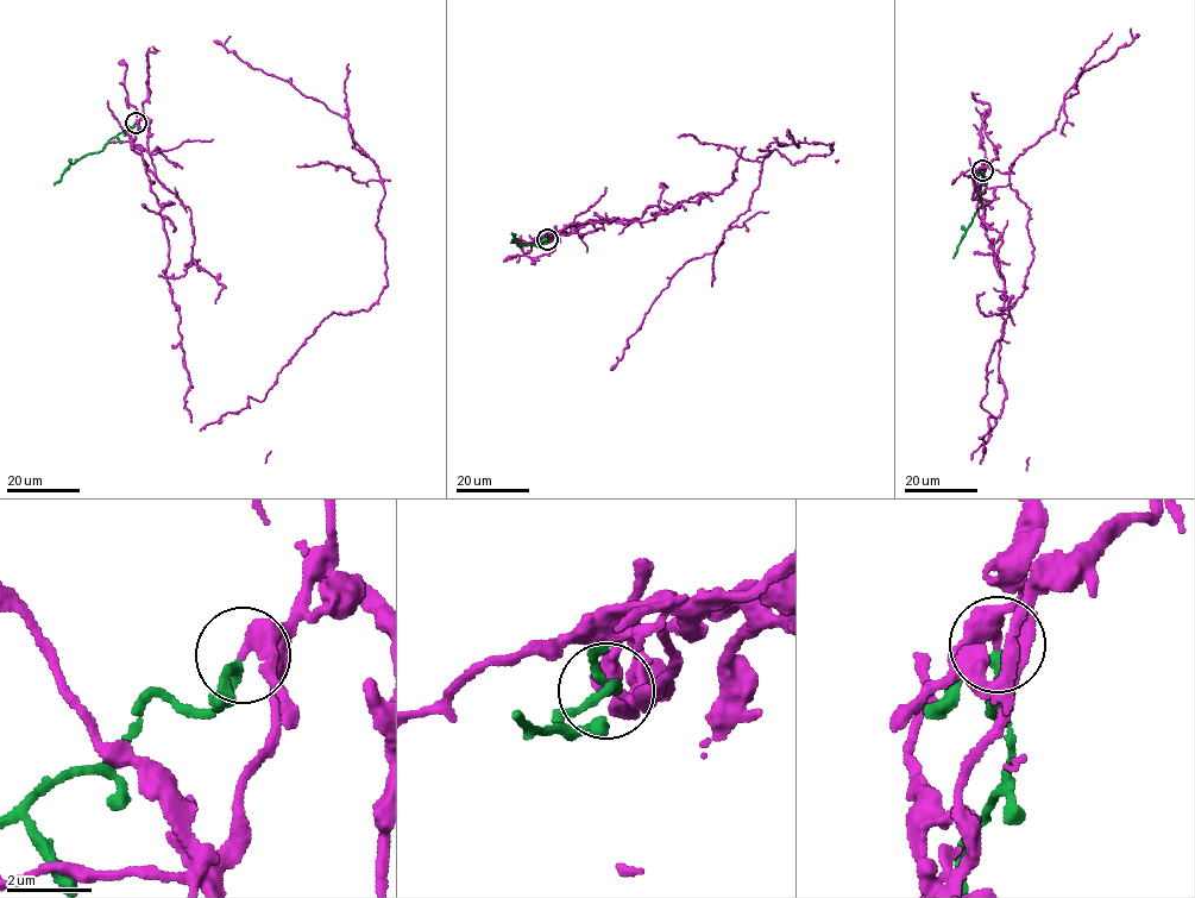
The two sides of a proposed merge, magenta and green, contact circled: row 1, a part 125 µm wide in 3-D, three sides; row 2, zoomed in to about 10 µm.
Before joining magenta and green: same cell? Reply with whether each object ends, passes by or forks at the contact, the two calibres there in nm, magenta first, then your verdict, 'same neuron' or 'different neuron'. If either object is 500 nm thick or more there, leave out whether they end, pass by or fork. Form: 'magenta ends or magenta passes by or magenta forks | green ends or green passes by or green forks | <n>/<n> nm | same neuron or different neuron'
magenta passes by | green passes by | 340/150 nm | different neuron

